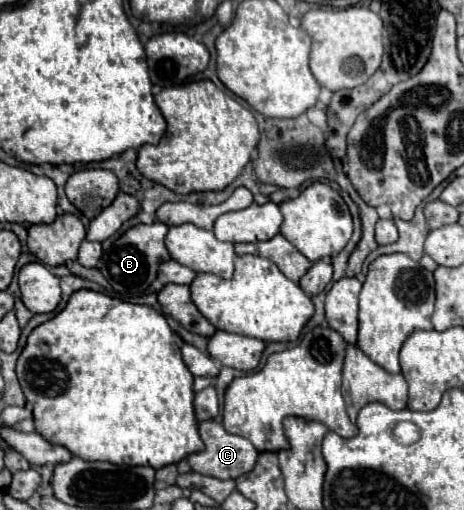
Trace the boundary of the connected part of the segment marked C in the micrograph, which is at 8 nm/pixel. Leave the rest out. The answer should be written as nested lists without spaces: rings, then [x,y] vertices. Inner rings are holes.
[[[201,421],[199,423],[199,435],[201,435],[201,439],[205,443],[205,449],[201,453],[193,453],[193,455],[187,457],[193,471],[197,471],[201,475],[221,479],[221,481],[237,479],[237,477],[253,471],[253,467],[257,463],[257,457],[259,457],[259,451],[253,447],[251,441],[247,441],[245,437],[227,433],[223,429],[223,425],[217,423],[217,421]]]

